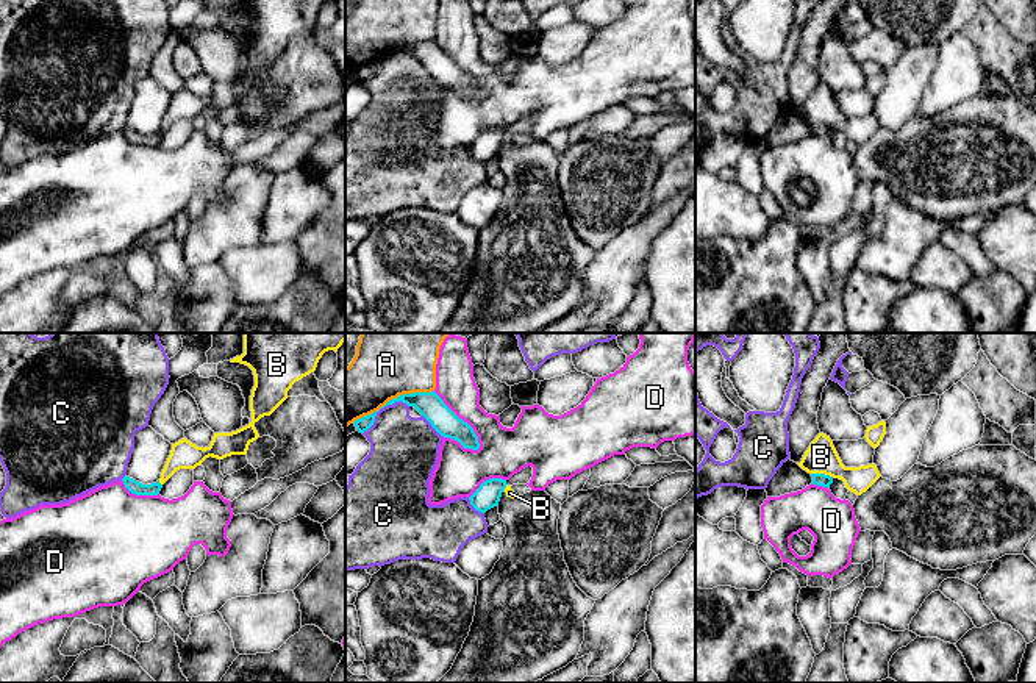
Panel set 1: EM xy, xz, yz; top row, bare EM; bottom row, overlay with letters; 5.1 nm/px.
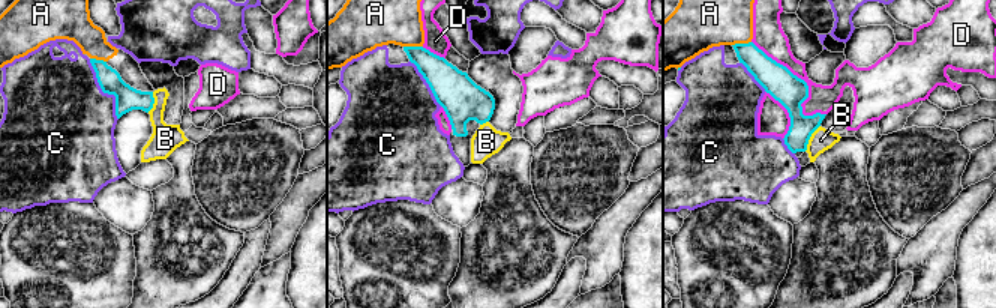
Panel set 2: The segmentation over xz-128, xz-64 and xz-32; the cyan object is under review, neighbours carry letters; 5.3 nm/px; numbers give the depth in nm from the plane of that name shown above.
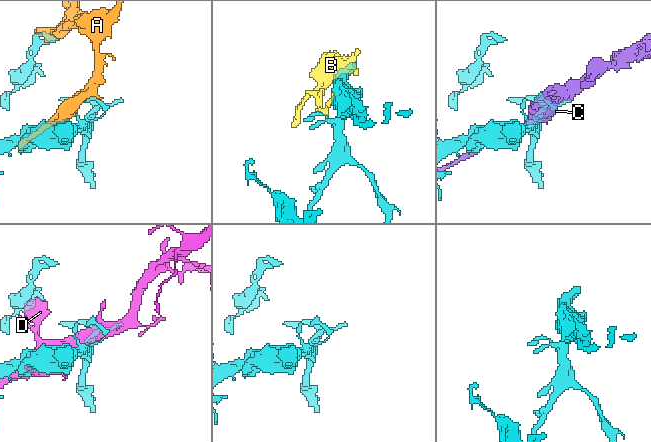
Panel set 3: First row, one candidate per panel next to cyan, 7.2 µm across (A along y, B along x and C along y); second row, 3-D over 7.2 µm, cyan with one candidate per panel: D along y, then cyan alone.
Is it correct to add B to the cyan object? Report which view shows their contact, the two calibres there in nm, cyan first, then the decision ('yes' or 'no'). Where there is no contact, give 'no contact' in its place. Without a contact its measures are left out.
contact in yz; calibres 70 and 160 nm; no

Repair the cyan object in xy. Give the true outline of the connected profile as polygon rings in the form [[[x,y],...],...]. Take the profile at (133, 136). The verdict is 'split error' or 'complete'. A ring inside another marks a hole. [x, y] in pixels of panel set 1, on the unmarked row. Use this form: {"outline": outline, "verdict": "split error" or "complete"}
{"outline": [[[123,127],[122,128],[125,138],[131,142],[131,144],[136,144],[136,145],[158,145],[163,134],[159,131],[156,133],[152,133],[152,134],[142,134],[130,127]]], "verdict": "complete"}

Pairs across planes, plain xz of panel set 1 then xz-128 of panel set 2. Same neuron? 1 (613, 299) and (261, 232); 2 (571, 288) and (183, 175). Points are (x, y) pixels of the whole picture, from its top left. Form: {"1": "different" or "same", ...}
{"1": "different", "2": "same"}

